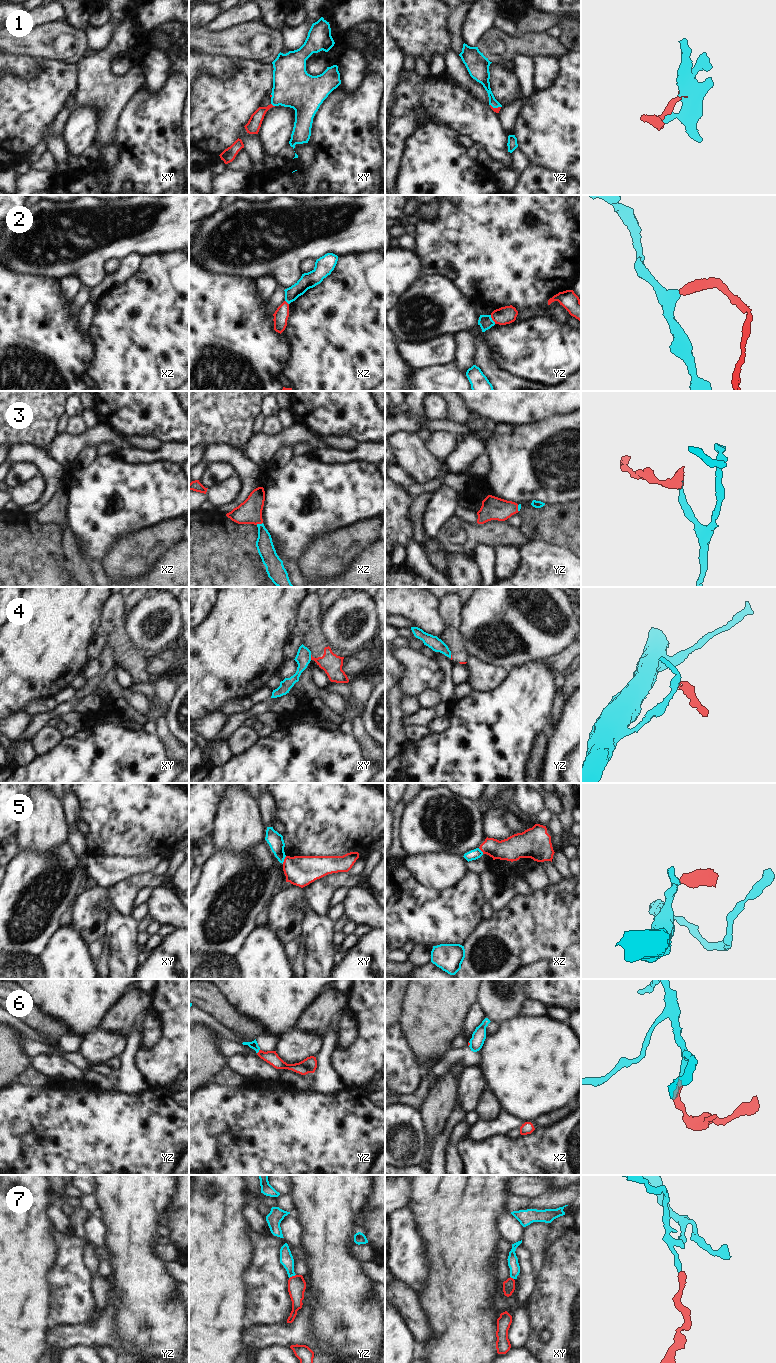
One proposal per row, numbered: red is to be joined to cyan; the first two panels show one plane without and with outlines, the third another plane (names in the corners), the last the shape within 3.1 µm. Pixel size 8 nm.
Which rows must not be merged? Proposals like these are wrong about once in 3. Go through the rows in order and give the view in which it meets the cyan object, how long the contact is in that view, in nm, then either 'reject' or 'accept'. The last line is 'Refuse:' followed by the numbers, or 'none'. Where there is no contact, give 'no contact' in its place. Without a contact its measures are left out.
1: contact in xy; length 40 nm; accept
2: contact in yz; length 80 nm; reject
3: contact in xz; length 60 nm; accept
4: contact in xy; length 40 nm; reject
5: contact in xy; length 70 nm; reject
6: contact in yz; length 40 nm; accept
7: contact in yz; length 70 nm; accept
Refuse: 2, 4, 5

